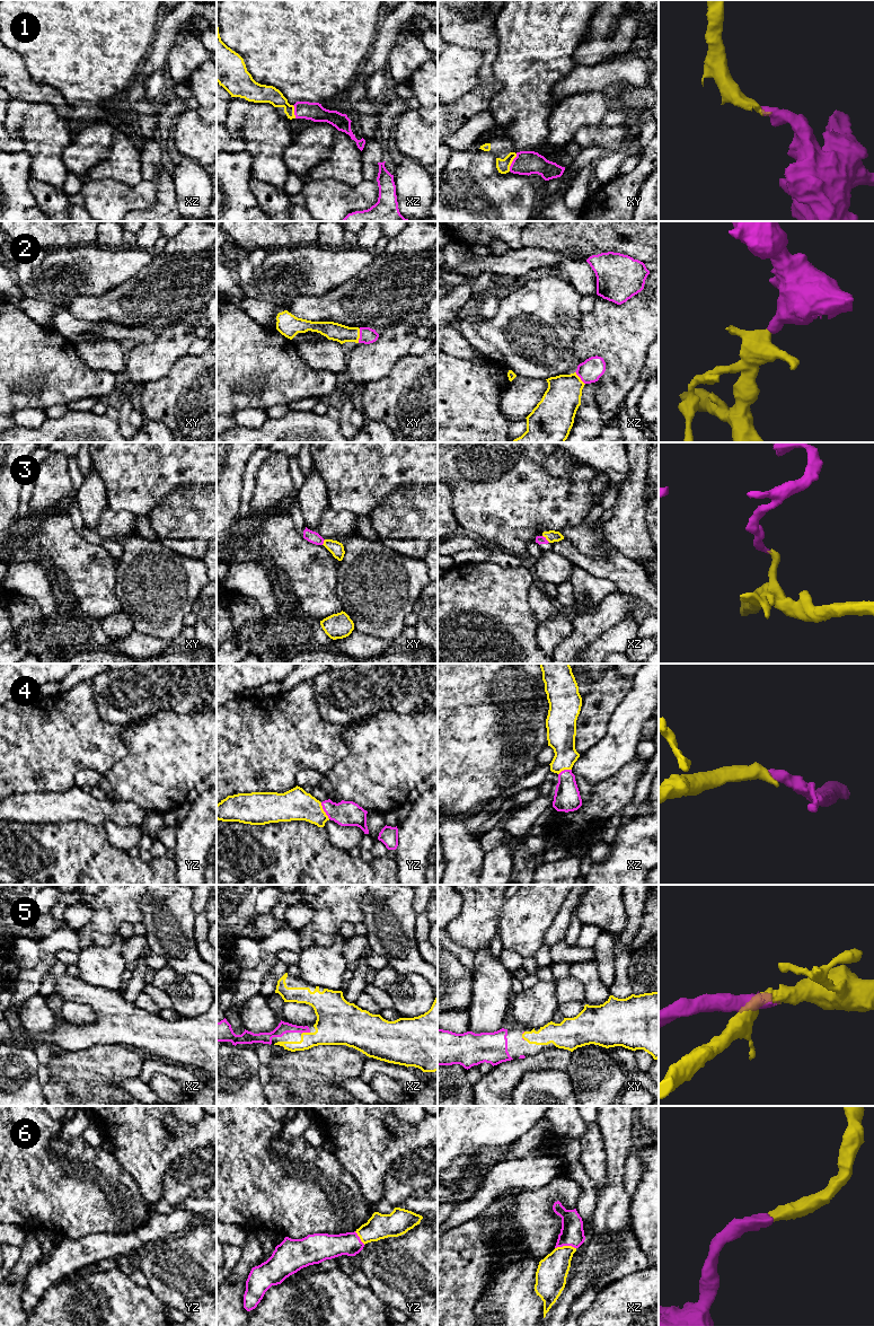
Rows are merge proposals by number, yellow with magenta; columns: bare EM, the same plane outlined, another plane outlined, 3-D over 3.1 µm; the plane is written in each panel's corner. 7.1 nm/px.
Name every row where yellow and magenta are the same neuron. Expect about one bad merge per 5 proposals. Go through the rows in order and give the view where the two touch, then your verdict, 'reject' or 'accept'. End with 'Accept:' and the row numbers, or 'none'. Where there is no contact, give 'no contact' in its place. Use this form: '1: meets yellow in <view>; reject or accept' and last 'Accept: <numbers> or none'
1: meets yellow in xy; accept
2: meets yellow in xy; accept
3: meets yellow in xz; reject
4: meets yellow in yz; accept
5: meets yellow in xz; accept
6: meets yellow in xz; accept
Accept: 1, 2, 4, 5, 6

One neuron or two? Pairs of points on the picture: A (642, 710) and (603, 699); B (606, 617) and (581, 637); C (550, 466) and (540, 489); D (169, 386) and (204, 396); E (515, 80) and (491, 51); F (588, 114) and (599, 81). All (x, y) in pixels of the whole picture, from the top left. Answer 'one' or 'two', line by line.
A: two
B: one
C: two
D: one
E: two
F: two

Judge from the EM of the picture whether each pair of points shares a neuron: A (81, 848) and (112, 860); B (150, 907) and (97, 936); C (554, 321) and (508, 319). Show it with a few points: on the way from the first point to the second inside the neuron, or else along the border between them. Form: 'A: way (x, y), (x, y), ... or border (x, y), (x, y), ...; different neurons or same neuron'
A: way (88, 855), (93, 860), (104, 860); same neuron
B: border (142, 896), (139, 903), (141, 921); different neurons
C: way (543, 321), (519, 319); same neuron

